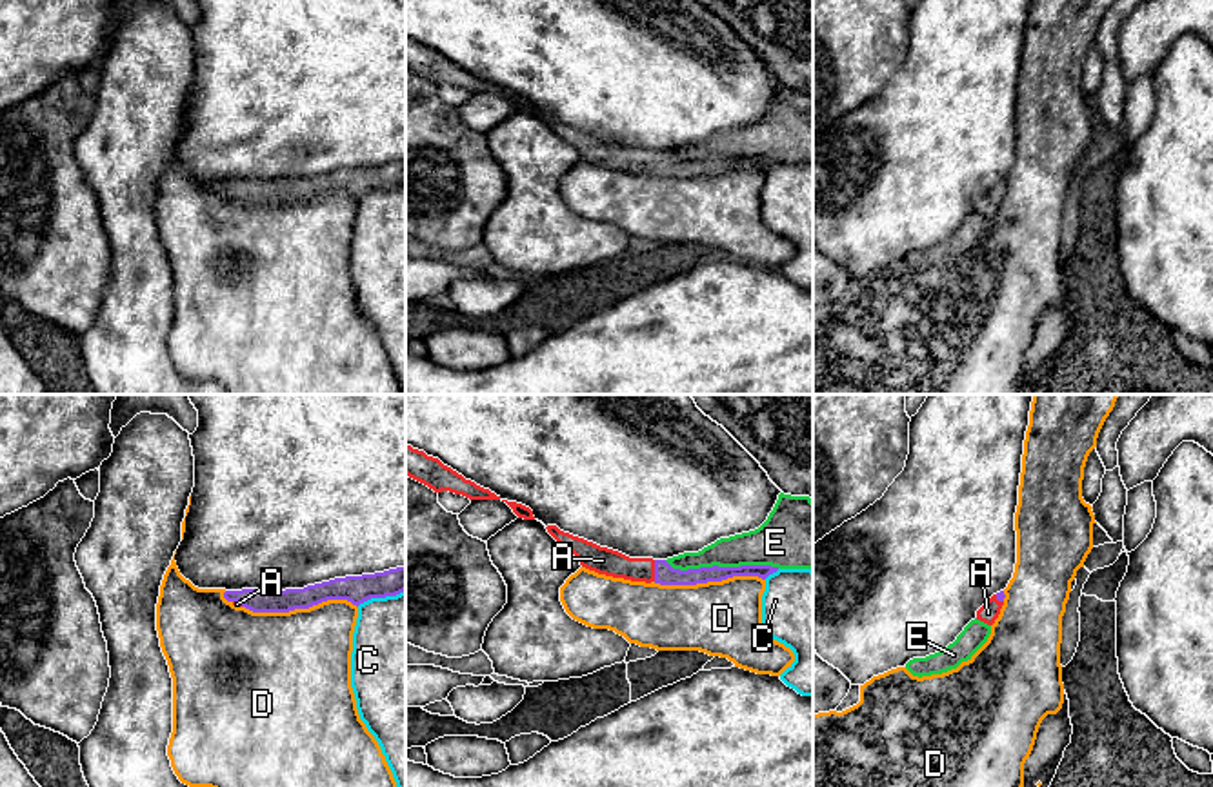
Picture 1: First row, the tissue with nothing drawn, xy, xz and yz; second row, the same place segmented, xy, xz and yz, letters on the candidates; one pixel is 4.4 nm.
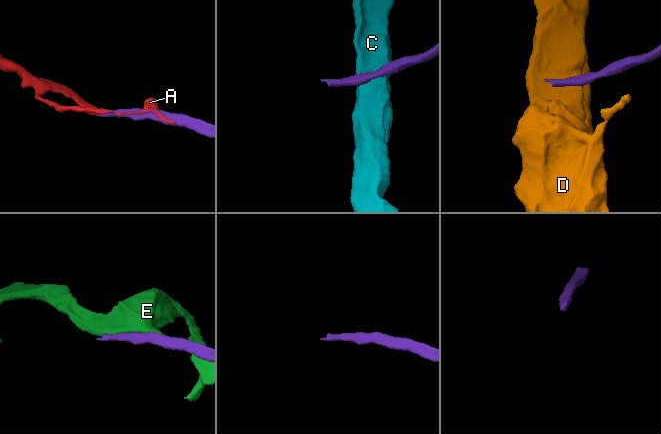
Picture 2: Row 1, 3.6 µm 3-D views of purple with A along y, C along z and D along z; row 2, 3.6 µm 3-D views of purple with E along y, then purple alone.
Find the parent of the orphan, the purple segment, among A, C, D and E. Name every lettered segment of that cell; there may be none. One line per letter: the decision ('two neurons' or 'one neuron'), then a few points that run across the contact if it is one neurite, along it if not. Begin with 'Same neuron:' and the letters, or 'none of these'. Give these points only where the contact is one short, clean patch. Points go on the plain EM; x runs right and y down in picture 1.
Same neuron: A
A: one neuron; line xz (664, 168), (655, 164), (630, 162), (602, 153)
C: two neurons
D: two neurons
E: two neurons

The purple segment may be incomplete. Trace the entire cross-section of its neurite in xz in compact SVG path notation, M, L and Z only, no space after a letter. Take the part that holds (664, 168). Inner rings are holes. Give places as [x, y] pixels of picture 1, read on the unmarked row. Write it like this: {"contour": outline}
{"contour": "M547 118L547 125L566 142L569 142L582 160L598 167L624 171L631 174L660 176L660 178L697 178L707 174L722 174L733 169L758 169L766 173L777 165L771 158L740 158L740 160L700 160L700 162L673 162L666 153L629 151L618 144L600 140L584 131L560 124L556 118Z"}

